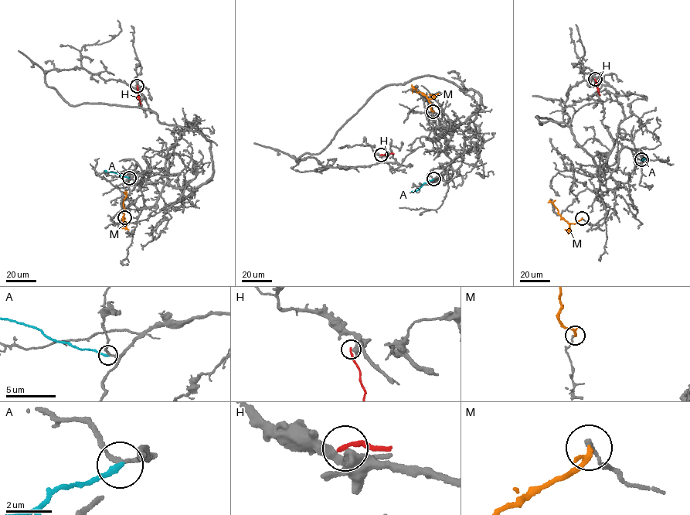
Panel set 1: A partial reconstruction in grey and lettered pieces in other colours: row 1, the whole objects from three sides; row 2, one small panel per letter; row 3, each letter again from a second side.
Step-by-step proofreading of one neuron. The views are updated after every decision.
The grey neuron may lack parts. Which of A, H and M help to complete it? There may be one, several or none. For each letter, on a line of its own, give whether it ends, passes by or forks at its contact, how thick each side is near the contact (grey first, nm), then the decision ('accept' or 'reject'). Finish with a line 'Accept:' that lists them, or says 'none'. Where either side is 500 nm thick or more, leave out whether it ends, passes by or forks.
A: it ends there; 180 nm thick on the grey side, 240 nm on the other; reject
H: it ends there; 400 nm thick on the grey side, 190 nm on the other; reject
M: it ends there; 160 nm thick on the grey side, 240 nm on the other; reject
Accept: none

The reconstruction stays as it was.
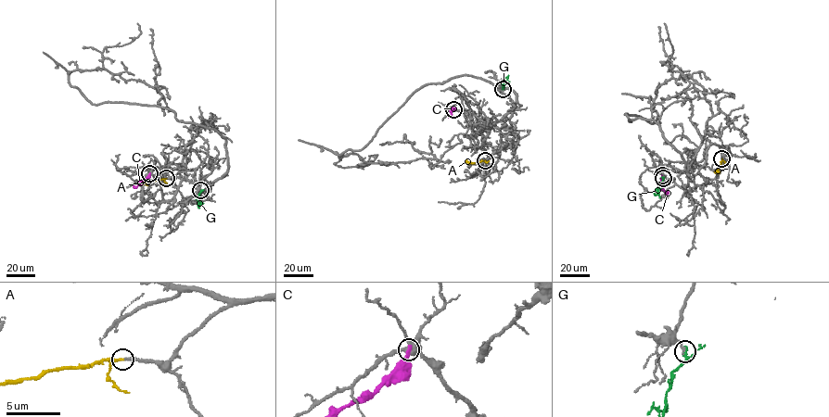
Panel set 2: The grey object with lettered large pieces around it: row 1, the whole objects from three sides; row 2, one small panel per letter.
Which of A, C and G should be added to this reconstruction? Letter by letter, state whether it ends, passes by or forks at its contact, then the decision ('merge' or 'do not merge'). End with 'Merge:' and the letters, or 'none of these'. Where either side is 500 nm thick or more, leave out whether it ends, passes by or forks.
A: it ends there; merge
C: it ends there; do not merge
G: it passes by; do not merge
Merge: A

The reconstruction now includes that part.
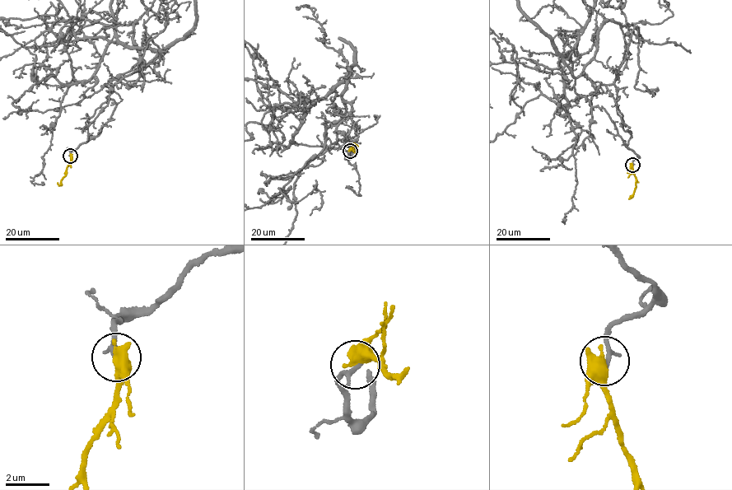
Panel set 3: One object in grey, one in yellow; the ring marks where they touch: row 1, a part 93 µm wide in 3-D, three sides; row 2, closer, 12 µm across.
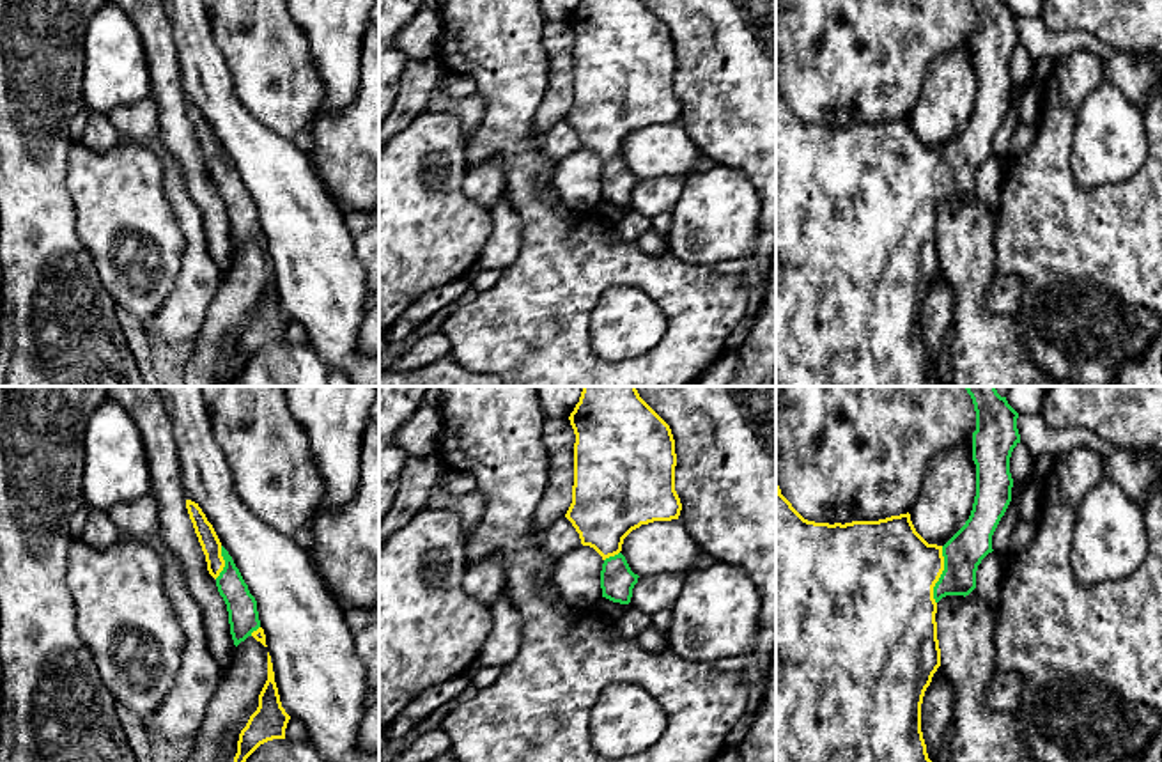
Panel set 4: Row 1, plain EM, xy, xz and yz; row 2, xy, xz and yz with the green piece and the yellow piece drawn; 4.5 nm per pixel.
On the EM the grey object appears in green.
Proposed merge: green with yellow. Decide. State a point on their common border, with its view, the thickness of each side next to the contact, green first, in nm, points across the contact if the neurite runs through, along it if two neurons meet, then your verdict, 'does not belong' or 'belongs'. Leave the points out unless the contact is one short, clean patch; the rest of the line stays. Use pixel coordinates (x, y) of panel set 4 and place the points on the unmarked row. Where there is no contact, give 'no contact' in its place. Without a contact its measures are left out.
meets green in yz at (941, 178); 180 nm thick on the green side, 460 nm on the other; belongs

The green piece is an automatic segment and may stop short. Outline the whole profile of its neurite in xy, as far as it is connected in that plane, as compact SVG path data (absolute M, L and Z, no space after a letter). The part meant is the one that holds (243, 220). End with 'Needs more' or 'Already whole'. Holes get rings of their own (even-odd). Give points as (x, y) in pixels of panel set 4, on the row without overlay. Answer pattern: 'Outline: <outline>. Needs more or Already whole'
Outline: M186 103L186 112L193 126L195 136L205 158L207 174L216 183L220 198L229 214L229 227L234 248L237 250L248 239L266 248L266 237L260 230L257 204L250 197L239 172L229 154L221 149L213 128L198 106Z. Needs more

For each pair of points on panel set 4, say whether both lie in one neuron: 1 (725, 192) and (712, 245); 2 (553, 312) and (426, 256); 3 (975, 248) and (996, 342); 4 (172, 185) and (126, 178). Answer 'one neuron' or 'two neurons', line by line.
1: one neuron
2: two neurons
3: one neuron
4: two neurons

